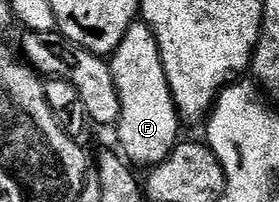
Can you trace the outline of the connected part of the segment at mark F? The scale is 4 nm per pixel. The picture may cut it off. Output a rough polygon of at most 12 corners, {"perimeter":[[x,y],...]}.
{"perimeter":[[131,24],[110,63],[114,133],[133,165],[162,163],[182,121],[151,26]]}

